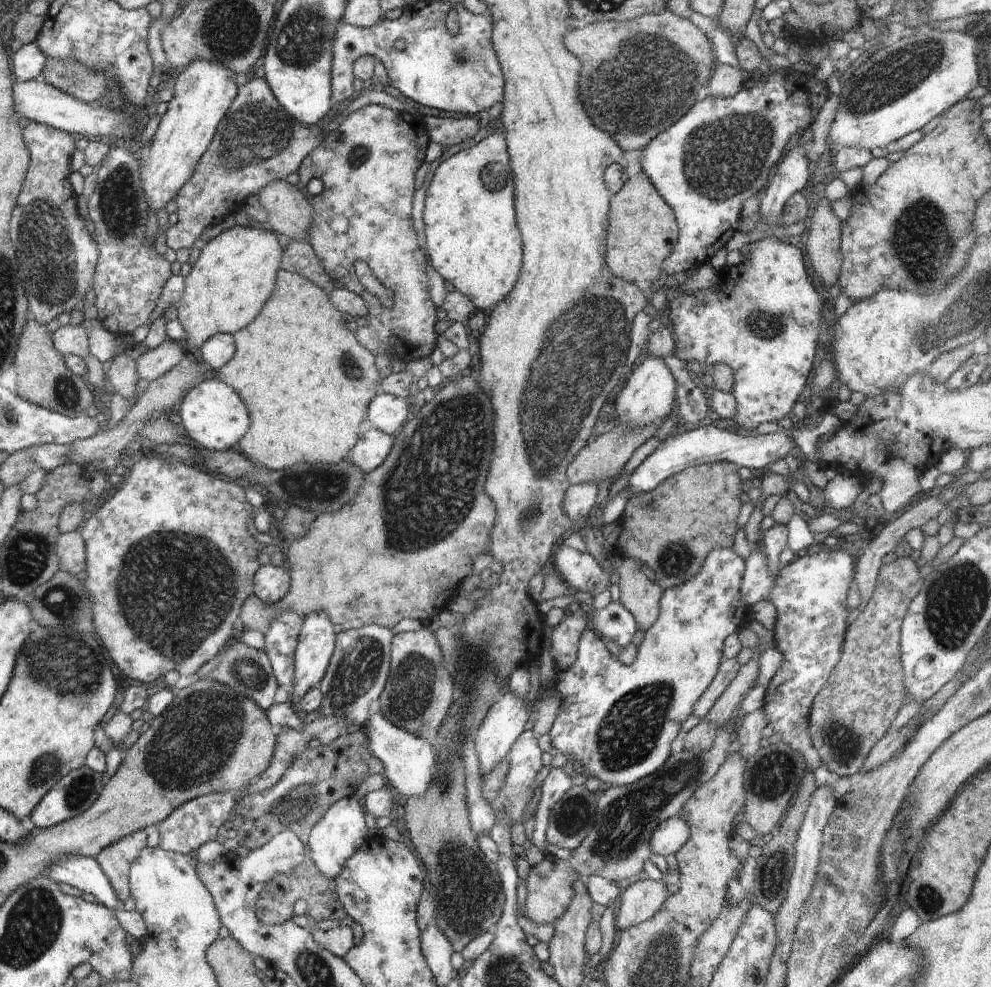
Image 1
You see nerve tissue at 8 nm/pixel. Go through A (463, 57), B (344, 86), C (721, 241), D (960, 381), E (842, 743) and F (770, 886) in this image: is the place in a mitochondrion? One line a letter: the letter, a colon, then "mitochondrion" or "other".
A: mitochondrion
B: other
C: other
D: other
E: mitochondrion
F: mitochondrion

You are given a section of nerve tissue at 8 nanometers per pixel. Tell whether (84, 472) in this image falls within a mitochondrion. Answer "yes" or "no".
no

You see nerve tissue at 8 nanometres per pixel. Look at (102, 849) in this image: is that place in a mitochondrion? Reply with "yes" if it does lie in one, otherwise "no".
no

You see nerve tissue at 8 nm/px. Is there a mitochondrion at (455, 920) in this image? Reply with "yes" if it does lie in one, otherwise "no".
yes

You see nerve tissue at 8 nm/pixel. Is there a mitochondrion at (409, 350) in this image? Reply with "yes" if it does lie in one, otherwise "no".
no

